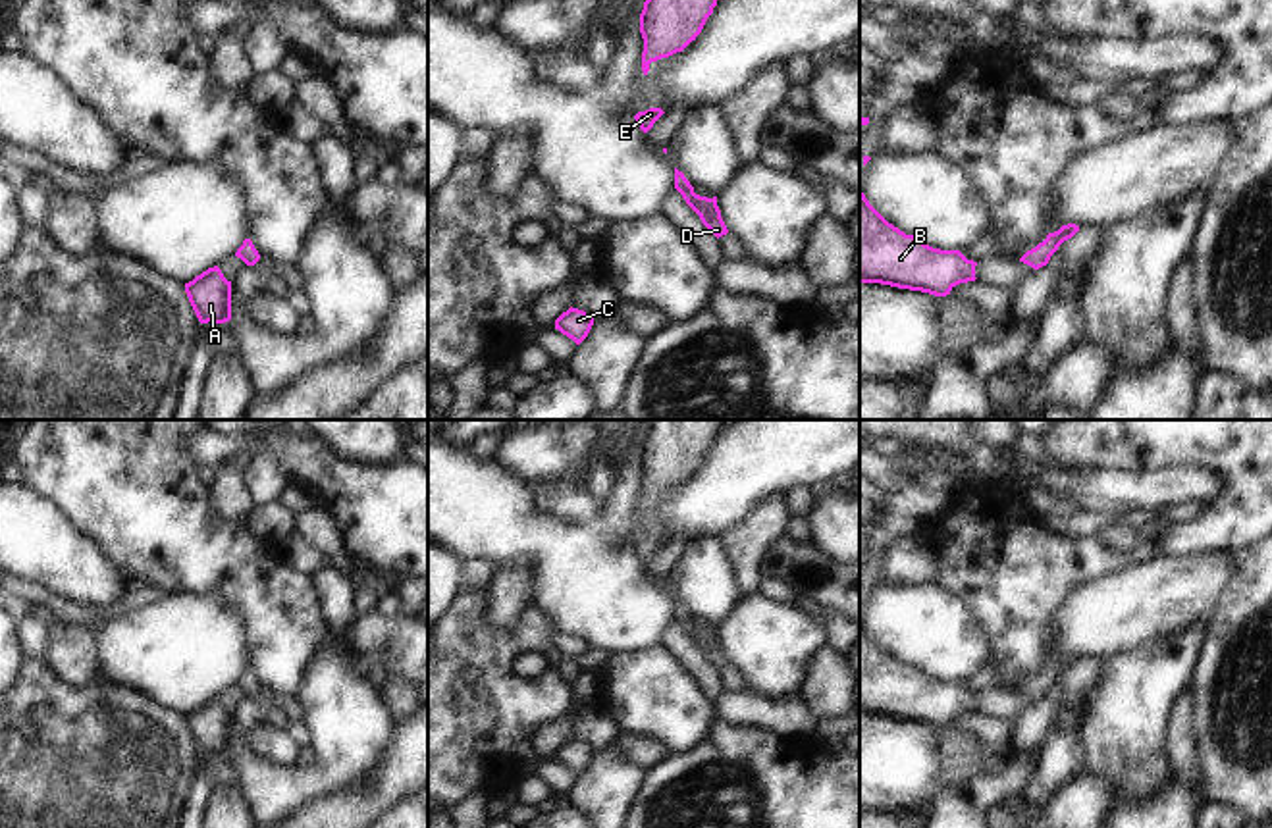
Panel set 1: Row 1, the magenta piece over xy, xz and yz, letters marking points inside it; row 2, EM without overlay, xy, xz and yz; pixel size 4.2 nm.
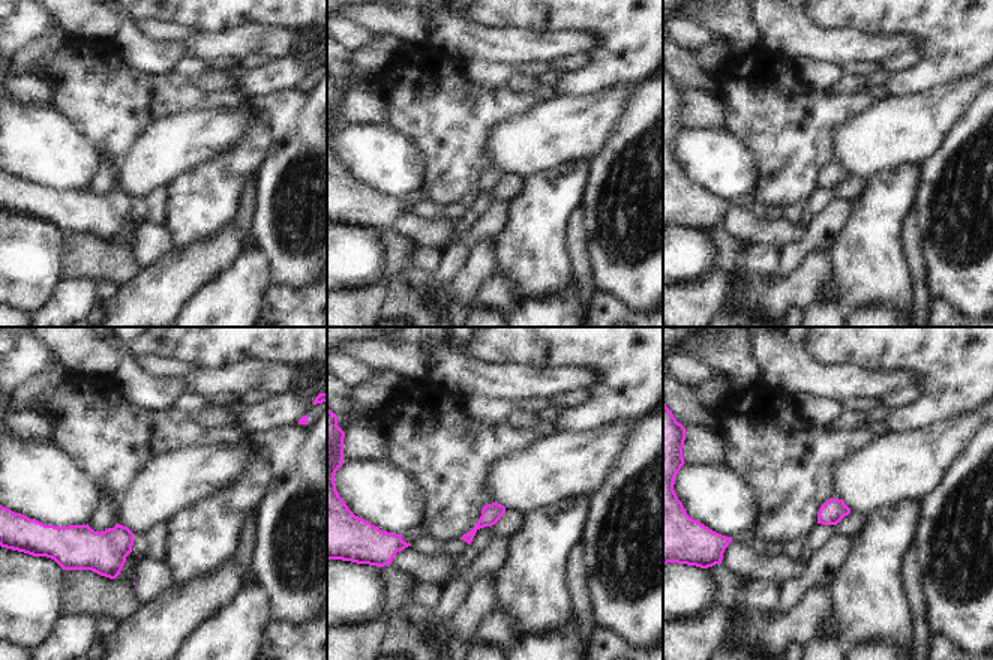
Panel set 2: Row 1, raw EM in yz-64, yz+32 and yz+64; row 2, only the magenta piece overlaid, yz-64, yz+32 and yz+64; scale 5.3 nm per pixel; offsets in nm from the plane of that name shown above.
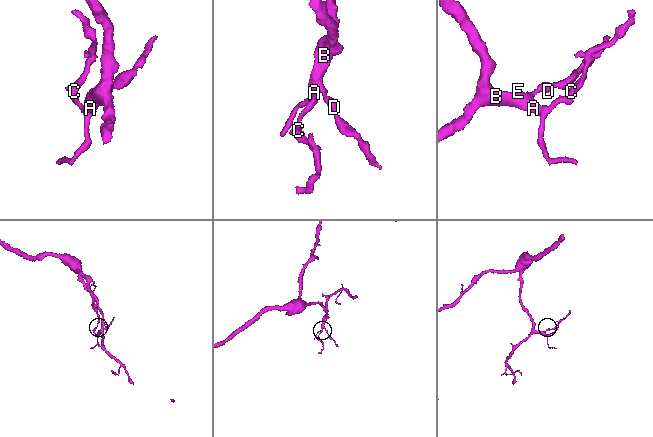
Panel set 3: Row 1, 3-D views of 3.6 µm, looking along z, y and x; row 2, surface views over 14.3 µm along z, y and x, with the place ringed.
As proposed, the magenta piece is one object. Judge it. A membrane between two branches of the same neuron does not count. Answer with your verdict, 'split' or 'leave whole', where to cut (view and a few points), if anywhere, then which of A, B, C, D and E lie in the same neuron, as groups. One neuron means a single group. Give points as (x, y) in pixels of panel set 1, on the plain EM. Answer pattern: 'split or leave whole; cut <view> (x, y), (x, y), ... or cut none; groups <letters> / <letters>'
leave whole; cut none; groups A B C D E

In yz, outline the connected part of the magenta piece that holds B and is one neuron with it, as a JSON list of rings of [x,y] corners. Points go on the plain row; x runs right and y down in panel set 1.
[[[860,624],[860,714],[881,714],[946,728],[956,716],[977,711],[975,697],[977,693],[967,691],[960,682],[933,680],[914,666],[906,666]]]

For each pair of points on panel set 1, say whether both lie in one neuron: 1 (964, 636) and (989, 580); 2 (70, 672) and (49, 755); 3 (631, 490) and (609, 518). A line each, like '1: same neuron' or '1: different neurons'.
1: different neurons
2: different neurons
3: same neuron

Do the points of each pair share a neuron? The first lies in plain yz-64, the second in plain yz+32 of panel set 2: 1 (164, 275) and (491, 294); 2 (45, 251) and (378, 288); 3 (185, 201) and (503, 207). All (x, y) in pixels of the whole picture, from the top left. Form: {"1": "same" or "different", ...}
{"1": "same", "2": "different", "3": "different"}

